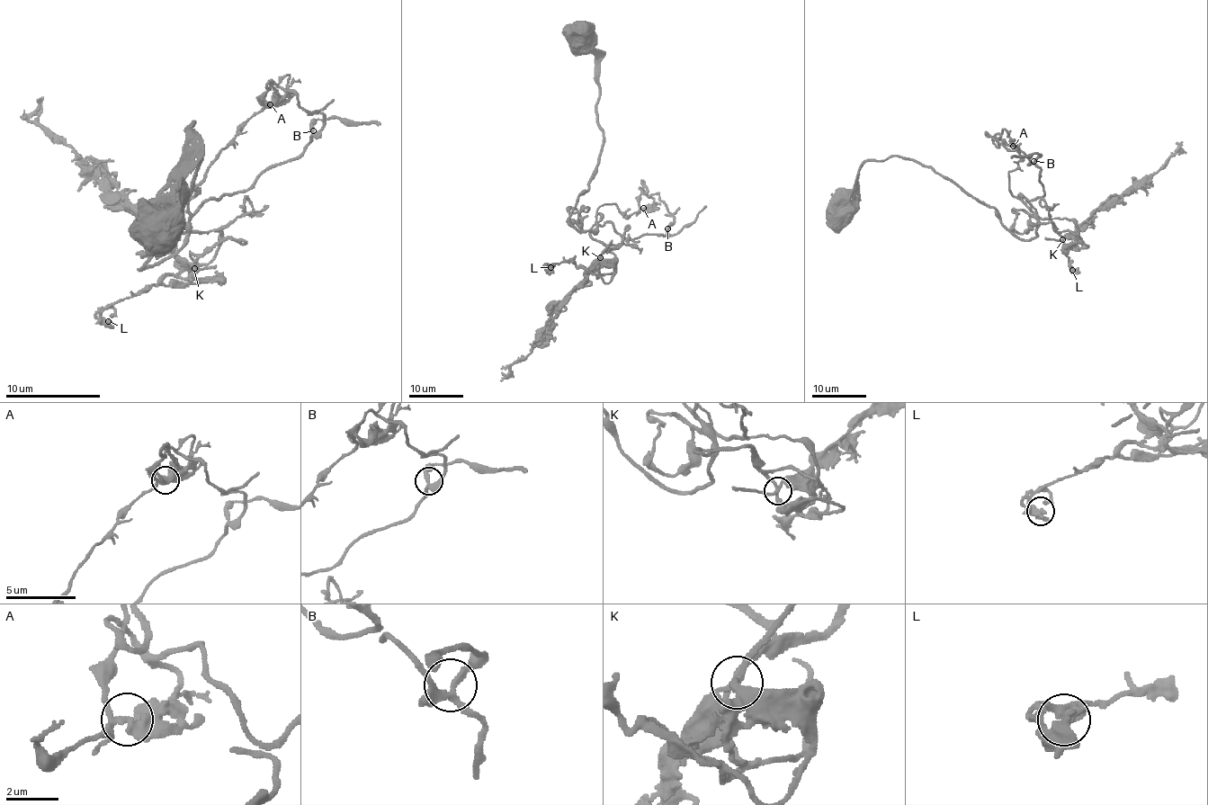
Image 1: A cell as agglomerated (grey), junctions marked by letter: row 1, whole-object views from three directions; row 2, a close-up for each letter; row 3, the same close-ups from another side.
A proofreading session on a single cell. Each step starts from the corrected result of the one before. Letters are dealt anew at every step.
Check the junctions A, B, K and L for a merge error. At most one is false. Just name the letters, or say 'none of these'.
none of these

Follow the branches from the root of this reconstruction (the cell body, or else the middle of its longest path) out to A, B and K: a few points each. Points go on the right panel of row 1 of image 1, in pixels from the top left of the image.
A: (833, 212), (866, 161), (900, 156), (1030, 240), (1036, 215), (1009, 188), (1013, 146)
B: (833, 212), (866, 161), (900, 156), (951, 179), (1030, 240), (1036, 215), (1027, 201), (1044, 195), (1033, 161)
K: (833, 212), (866, 161), (900, 156), (1020, 238), (1036, 235), (1036, 215), (1070, 219), (1078, 241), (1062, 240)

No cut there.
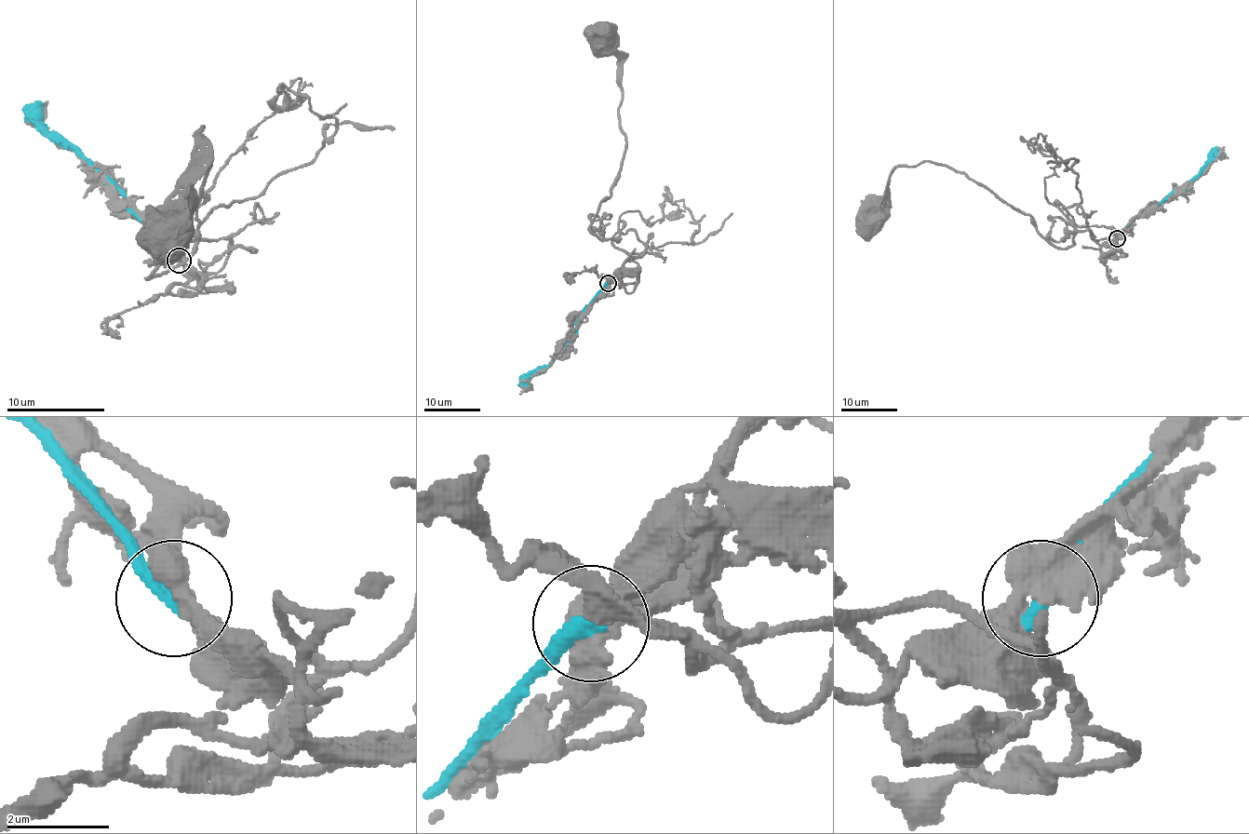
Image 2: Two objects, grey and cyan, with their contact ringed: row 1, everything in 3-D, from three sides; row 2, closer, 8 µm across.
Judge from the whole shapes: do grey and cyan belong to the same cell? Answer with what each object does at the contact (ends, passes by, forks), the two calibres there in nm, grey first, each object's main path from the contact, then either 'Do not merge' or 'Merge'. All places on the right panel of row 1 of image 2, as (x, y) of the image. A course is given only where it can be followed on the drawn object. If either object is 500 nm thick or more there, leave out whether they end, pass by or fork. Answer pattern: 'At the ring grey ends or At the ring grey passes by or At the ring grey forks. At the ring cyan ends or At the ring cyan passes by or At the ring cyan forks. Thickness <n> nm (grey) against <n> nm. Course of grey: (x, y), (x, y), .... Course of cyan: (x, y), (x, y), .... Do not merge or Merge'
Thickness 550 nm (grey) against 400 nm. Course of grey: (1117, 237), (1116, 251), (1106, 227), (1073, 222), (1056, 248), (1028, 214), (928, 161), (897, 167), (863, 220). Course of cyan: (1117, 238), (1135, 217), (1191, 181), (1218, 151). Do not merge

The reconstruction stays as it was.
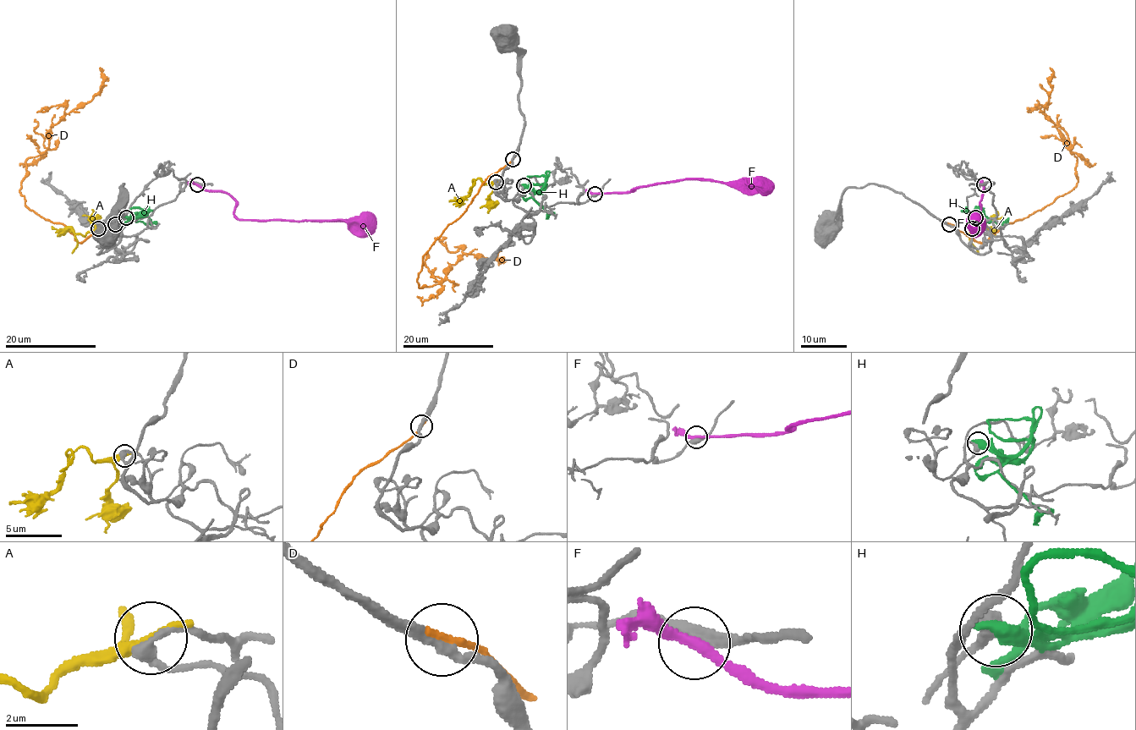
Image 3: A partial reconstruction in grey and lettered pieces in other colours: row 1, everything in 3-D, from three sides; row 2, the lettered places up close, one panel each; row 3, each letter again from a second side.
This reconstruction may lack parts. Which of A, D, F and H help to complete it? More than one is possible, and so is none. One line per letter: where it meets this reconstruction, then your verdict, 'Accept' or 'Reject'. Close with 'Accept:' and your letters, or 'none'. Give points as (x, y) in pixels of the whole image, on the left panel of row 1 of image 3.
A: Touches grey at (98, 228). Reject
D: Touches grey at (115, 224). Accept
F: Touches grey at (197, 184). Reject
H: Touches grey at (126, 217). Reject
Accept: D

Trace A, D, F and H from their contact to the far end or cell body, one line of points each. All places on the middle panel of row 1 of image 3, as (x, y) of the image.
A: (496, 182), (484, 184), (478, 178), (466, 196), (449, 201)
D: (513, 159), (491, 173), (423, 257), (417, 283), (438, 284), (468, 254), (497, 260)
F: (595, 193), (622, 193), (640, 186), (683, 179), (754, 184), (761, 191), (773, 189)
H: (524, 185), (527, 185), (534, 193), (534, 199), (544, 208), (546, 218)

